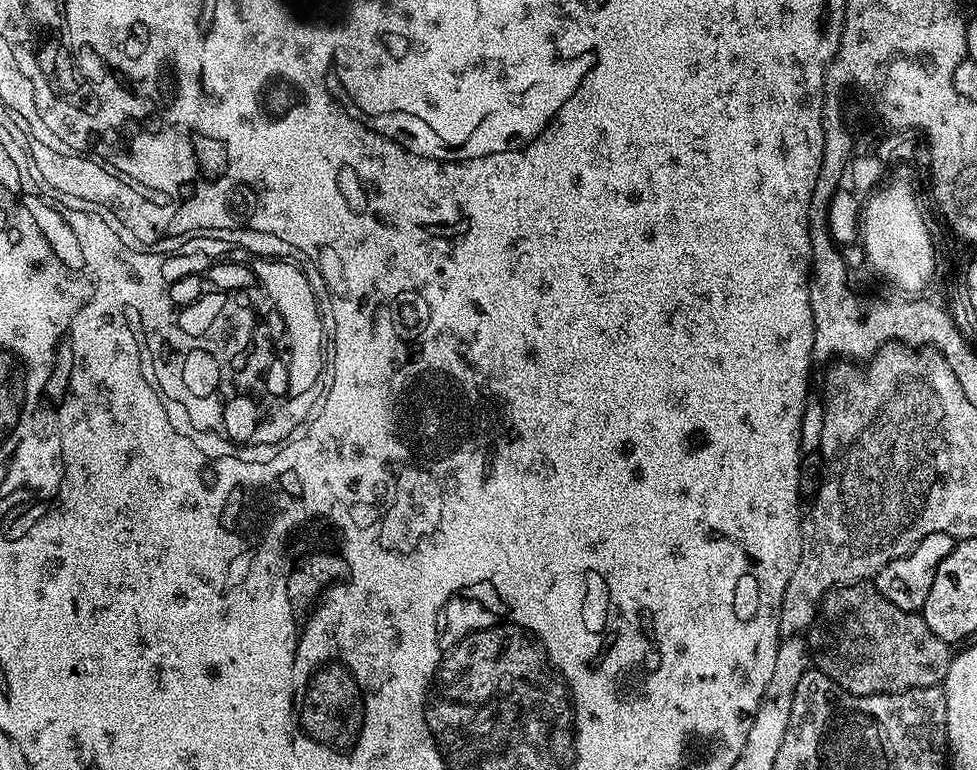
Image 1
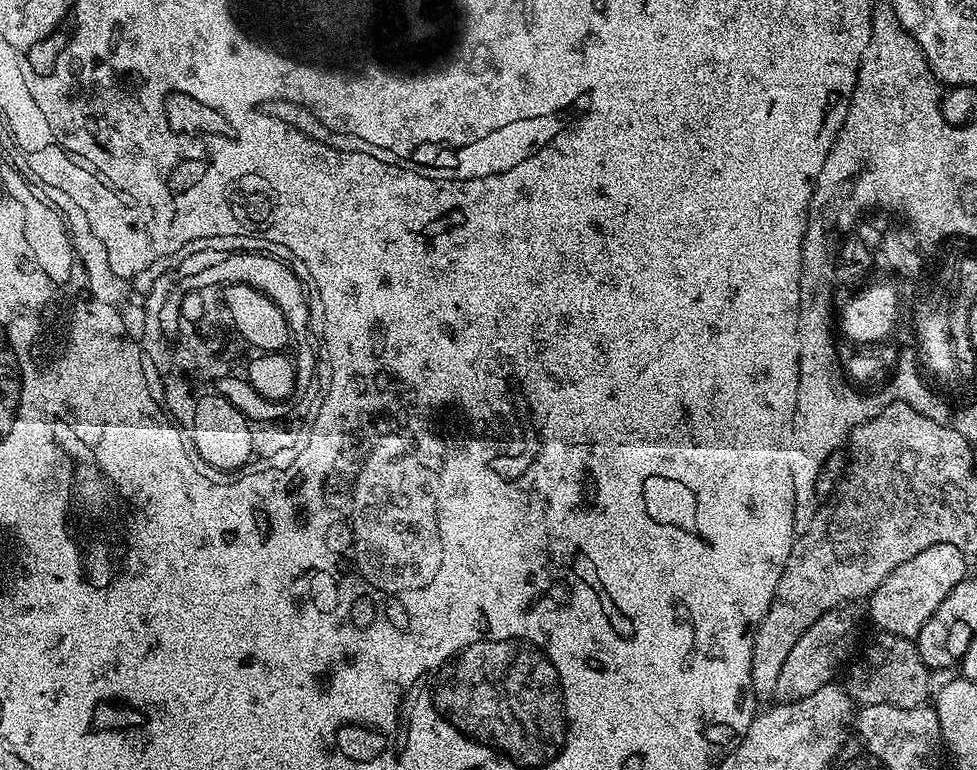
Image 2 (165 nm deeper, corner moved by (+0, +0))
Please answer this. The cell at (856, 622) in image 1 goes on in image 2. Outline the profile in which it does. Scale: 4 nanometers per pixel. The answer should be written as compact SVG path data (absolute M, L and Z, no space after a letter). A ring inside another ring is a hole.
M880 632L878 638L884 643L884 657L872 652L865 660L860 660L842 680L842 686L855 705L892 704L900 709L921 707L930 696L930 670L918 654L915 639L907 636L895 636L889 632Z

